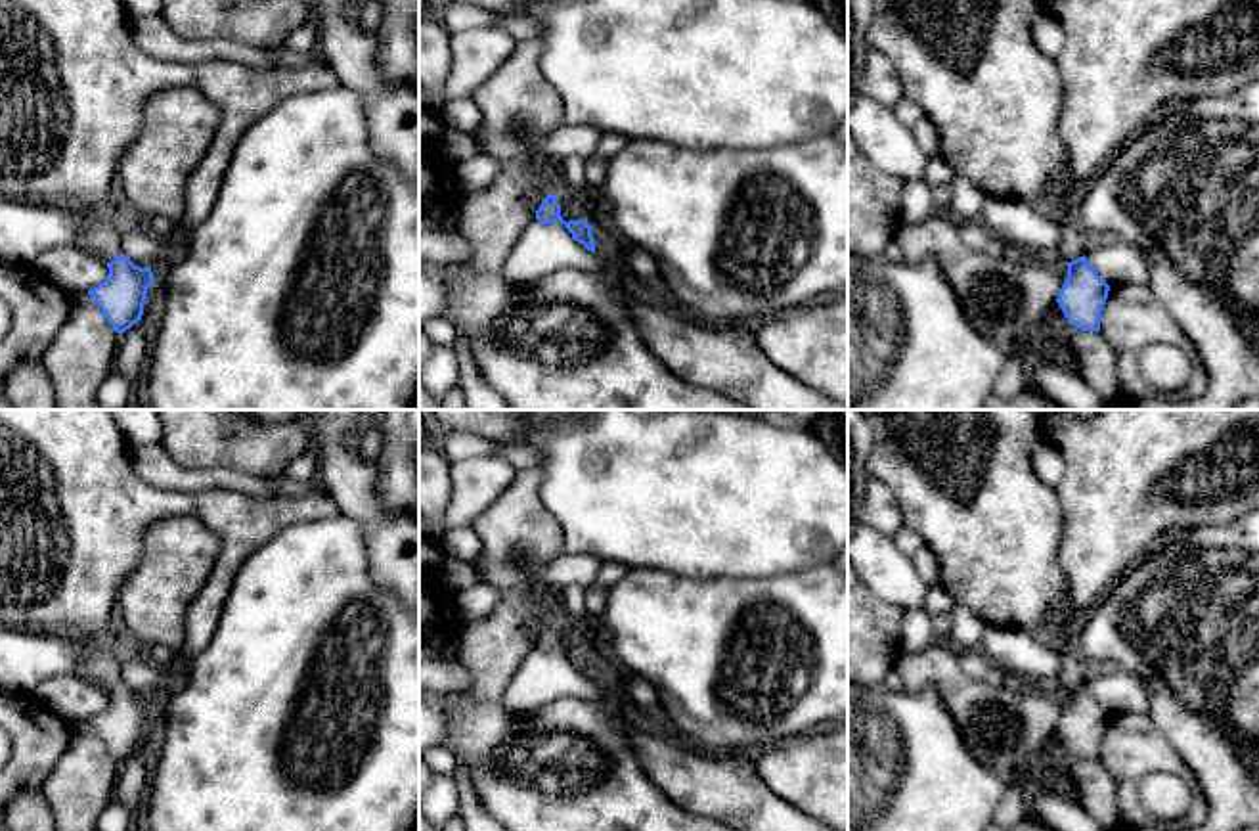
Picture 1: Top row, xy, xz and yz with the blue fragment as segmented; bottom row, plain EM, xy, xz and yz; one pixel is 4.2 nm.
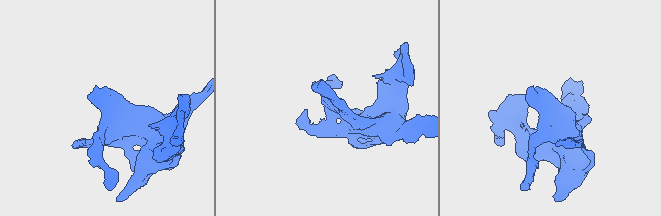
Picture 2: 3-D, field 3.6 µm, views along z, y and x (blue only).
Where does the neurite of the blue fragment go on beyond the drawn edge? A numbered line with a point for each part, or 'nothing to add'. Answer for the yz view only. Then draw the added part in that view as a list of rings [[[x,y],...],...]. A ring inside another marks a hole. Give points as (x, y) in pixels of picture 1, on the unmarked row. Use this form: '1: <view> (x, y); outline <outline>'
1: yz (1133, 479); outline [[[1033,410],[1033,414],[1041,438],[1052,442],[1066,461],[1064,477],[1054,490],[1064,517],[1058,565],[1068,594],[1043,634],[1060,651],[1054,687],[1071,691],[1091,674],[1081,655],[1062,643],[1071,611],[1098,607],[1121,578],[1177,532],[1207,525],[1223,527],[1259,509],[1259,410],[1098,410],[1085,421],[1068,416],[1066,410]]]

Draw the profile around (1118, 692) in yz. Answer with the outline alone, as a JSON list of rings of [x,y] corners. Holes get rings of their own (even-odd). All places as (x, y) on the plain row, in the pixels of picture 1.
[[[1091,670],[1085,682],[1091,695],[1108,714],[1148,714],[1144,684],[1123,670]]]

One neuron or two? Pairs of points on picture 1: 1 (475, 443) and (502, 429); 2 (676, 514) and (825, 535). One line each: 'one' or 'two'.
1: two
2: one

